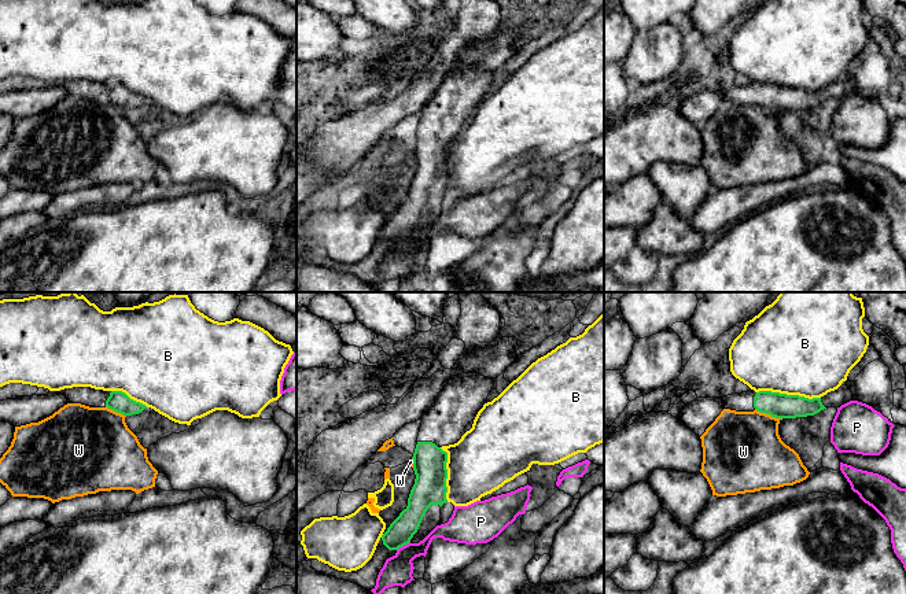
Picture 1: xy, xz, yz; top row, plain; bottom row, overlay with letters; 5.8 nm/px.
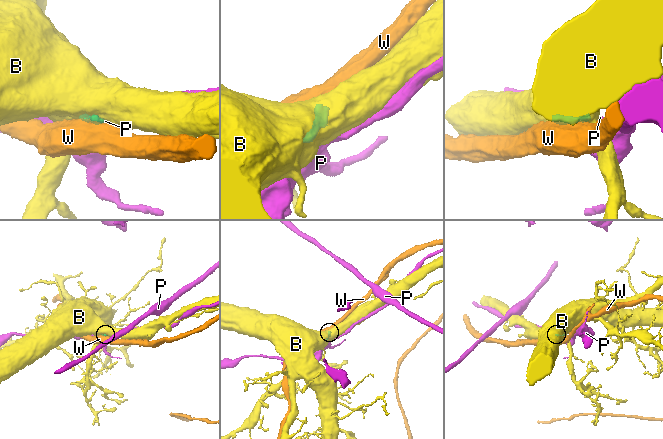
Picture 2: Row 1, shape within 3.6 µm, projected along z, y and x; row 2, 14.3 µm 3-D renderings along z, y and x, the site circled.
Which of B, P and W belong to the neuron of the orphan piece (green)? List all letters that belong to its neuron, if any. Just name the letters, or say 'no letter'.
no letter

